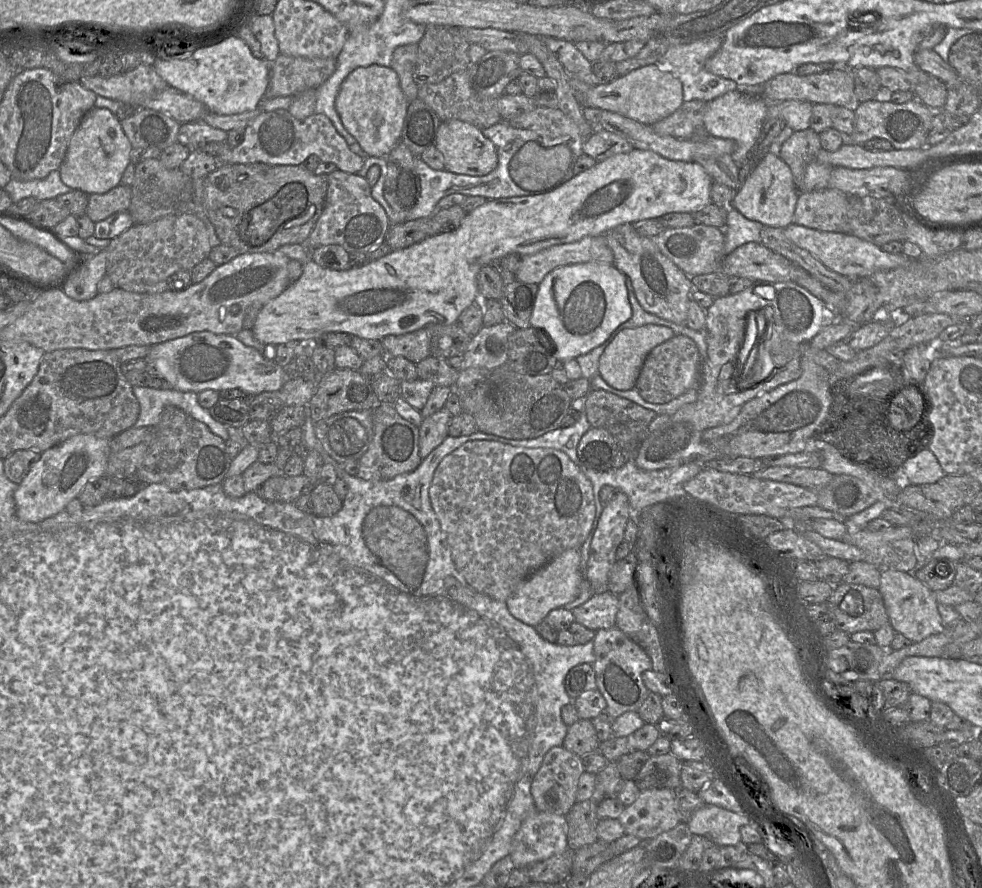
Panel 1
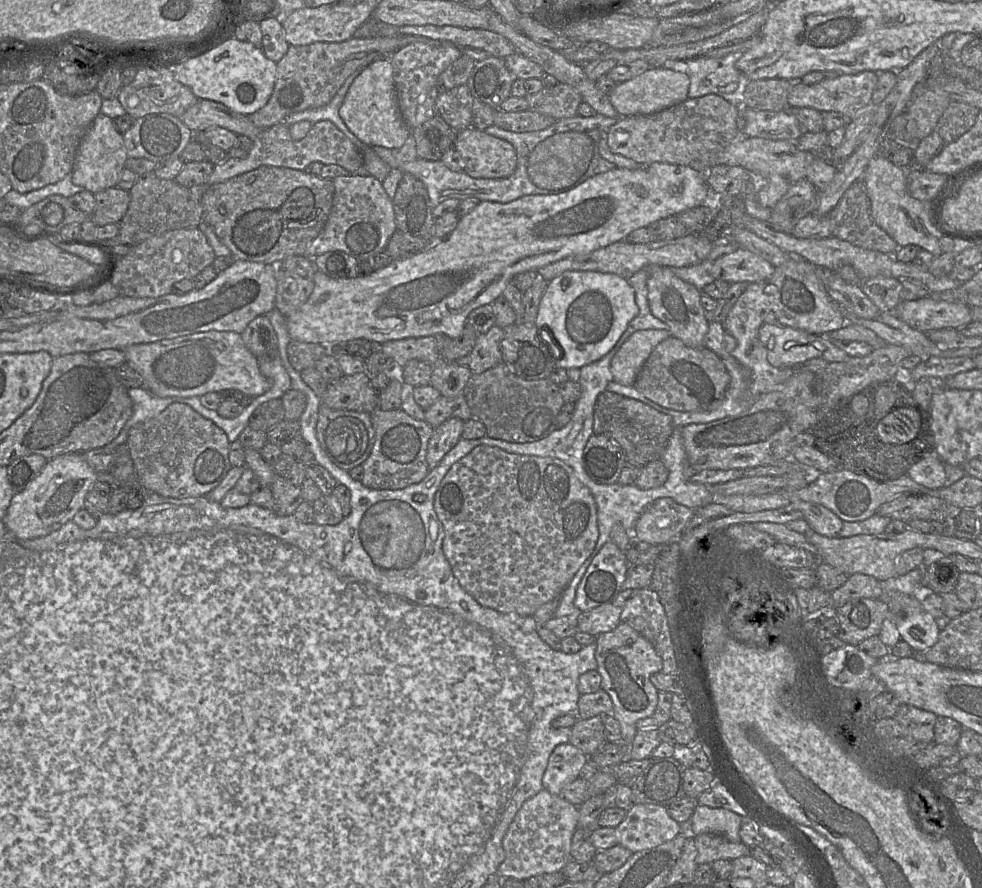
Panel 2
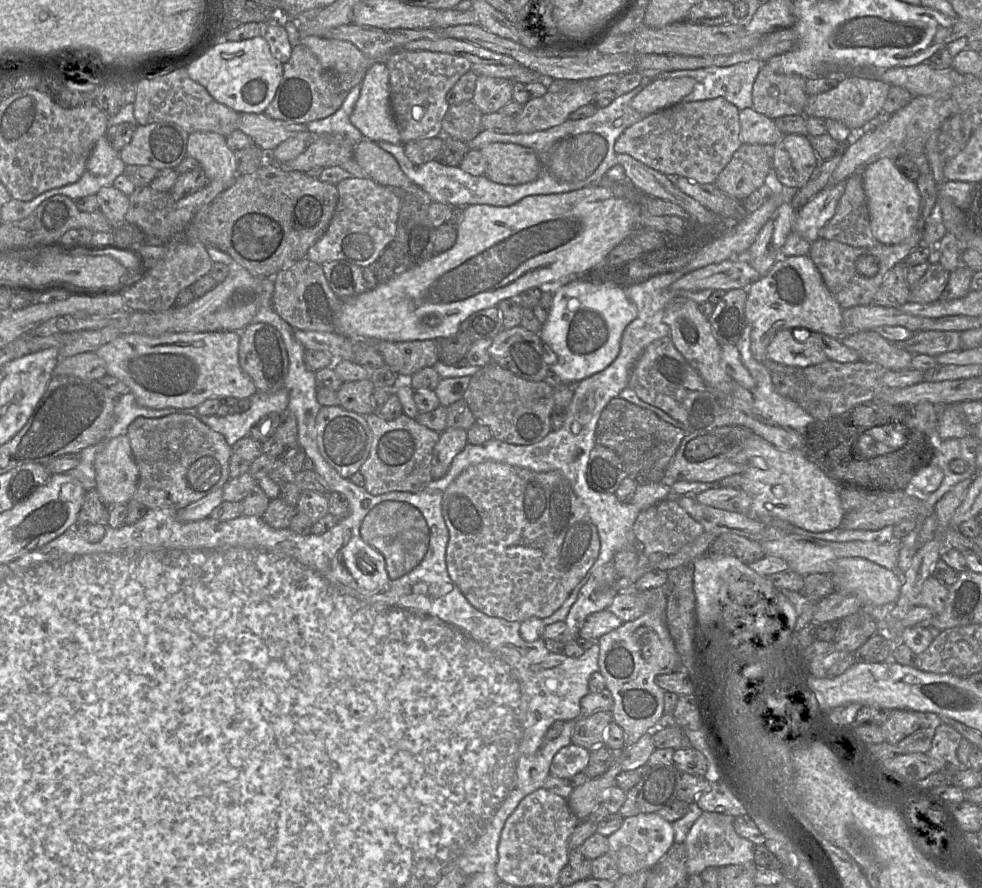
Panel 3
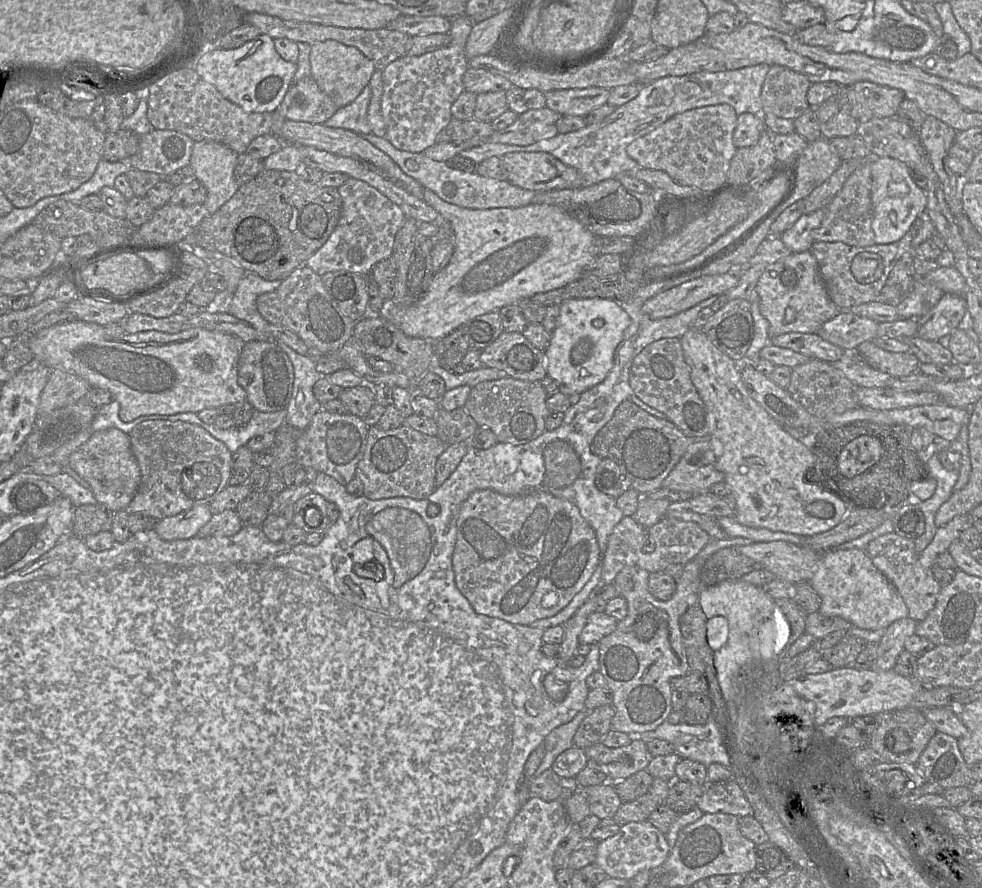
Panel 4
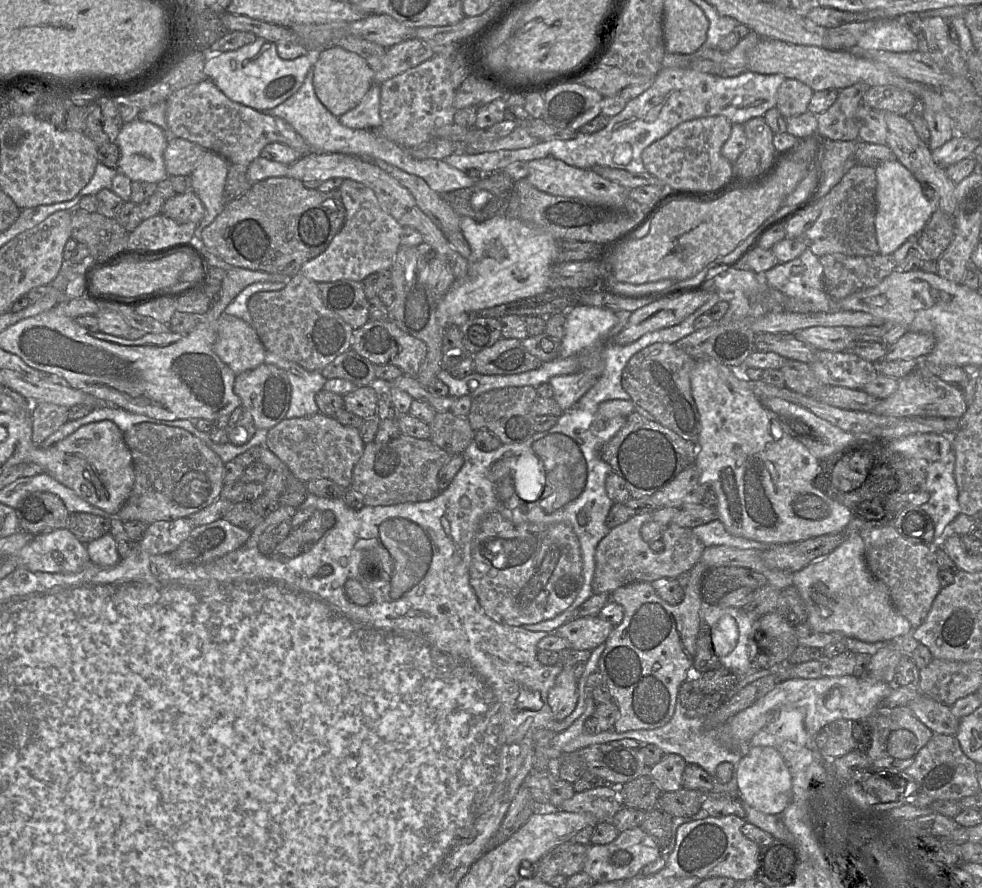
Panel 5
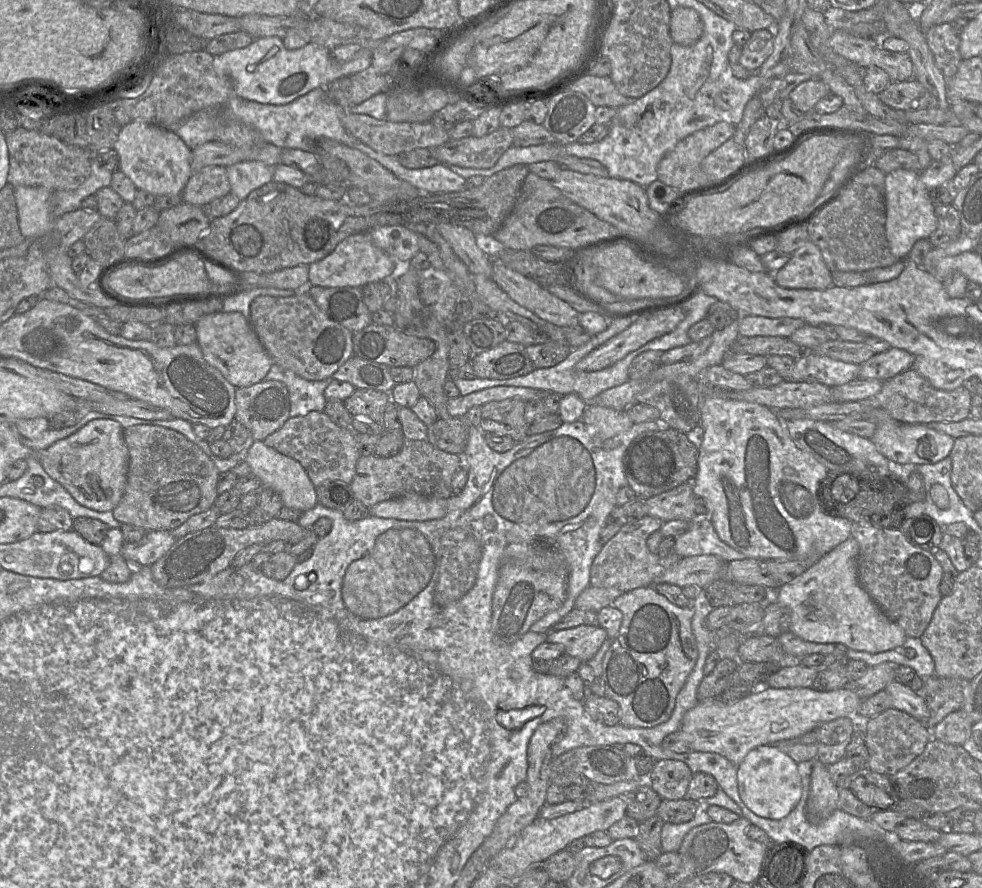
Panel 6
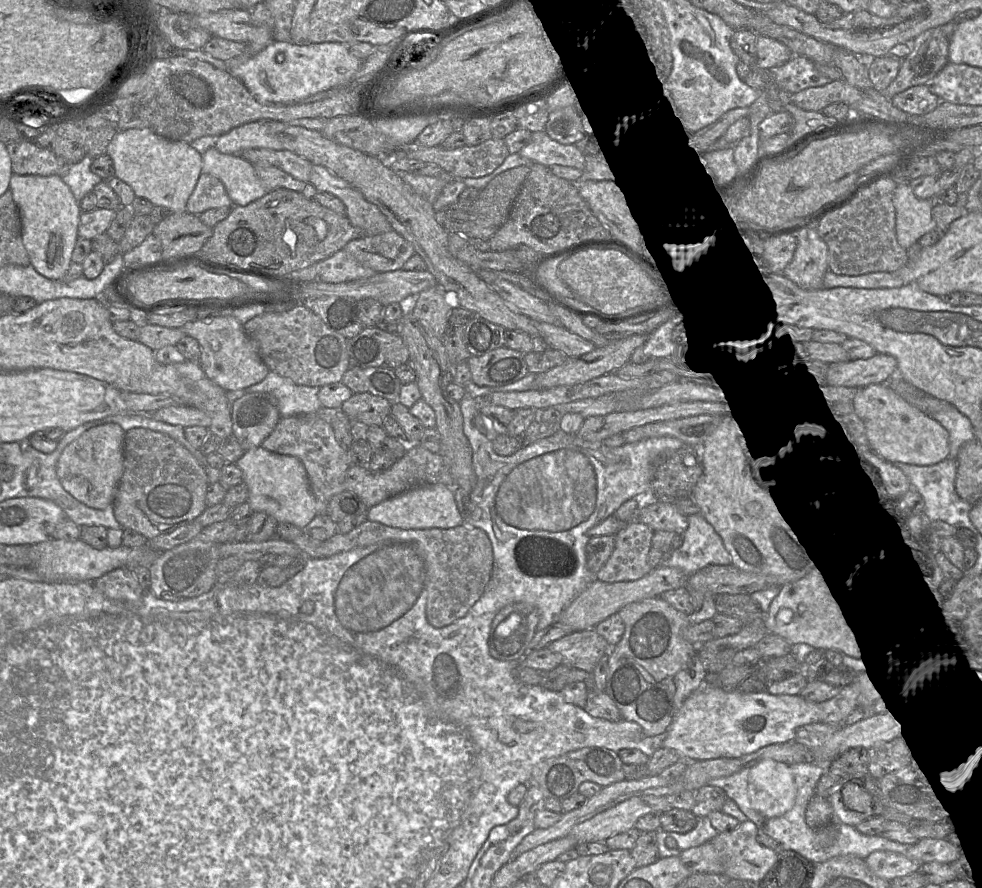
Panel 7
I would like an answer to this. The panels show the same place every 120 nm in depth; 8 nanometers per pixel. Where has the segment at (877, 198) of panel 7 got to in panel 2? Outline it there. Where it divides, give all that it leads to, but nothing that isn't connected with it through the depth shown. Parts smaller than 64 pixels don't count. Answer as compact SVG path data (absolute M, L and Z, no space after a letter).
M863 180L855 181L850 185L836 207L829 213L829 217L832 225L832 236L836 238L862 248L890 255L893 255L899 248L896 241L875 223L871 214L871 201Z

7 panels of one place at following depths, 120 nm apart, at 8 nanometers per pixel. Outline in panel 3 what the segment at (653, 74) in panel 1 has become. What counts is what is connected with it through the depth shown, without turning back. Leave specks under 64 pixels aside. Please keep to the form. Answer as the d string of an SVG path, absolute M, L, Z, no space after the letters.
M691 77L652 79L633 97L631 107L643 115L654 113L682 101L694 86Z

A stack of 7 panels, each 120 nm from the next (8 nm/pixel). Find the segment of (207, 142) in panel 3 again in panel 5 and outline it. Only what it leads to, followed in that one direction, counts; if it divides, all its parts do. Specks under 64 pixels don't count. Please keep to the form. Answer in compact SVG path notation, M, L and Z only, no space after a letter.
M205 151L192 171L191 189L201 200L204 217L197 227L197 240L201 231L208 226L225 207L224 186L230 163L215 152Z

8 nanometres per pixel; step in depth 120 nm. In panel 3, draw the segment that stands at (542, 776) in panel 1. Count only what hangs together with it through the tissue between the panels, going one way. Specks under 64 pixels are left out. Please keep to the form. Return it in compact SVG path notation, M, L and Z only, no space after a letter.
M571 743L561 748L550 765L550 775L569 779L583 772L589 762L590 750Z

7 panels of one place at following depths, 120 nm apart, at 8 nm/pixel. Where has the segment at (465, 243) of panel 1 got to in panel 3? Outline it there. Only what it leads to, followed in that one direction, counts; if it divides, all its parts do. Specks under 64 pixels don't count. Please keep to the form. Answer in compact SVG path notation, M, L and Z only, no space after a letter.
M618 181L610 185L587 186L566 193L526 196L519 202L506 207L487 204L466 206L463 211L463 218L457 227L456 242L450 249L434 254L413 268L398 272L389 281L379 284L372 290L366 290L354 298L342 301L335 332L352 340L385 340L390 342L435 340L451 337L458 331L460 324L475 312L490 307L497 307L505 299L517 299L521 293L530 288L539 288L541 291L547 290L546 287L557 280L585 273L591 268L604 263L609 252L640 227L640 211L637 202L642 193L635 186L627 186L626 181Z

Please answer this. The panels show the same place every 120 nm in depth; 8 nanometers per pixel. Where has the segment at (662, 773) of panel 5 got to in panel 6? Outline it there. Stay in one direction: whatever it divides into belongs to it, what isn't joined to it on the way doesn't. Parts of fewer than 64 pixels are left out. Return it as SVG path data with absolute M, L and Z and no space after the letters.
M662 759L656 761L647 779L661 799L680 800L686 797L692 776L691 769L684 762Z

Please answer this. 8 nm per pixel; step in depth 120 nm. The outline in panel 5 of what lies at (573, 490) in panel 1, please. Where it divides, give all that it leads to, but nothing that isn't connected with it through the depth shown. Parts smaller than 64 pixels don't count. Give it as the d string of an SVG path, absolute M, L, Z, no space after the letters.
M500 513L485 516L472 540L470 584L486 614L496 622L523 626L550 620L565 611L575 600L583 585L583 562L579 540L564 523L514 524Z

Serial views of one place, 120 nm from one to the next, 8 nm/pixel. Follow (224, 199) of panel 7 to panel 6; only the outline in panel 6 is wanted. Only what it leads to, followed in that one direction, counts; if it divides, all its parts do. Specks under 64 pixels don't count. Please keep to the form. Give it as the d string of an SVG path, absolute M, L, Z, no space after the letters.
M208 166L192 173L183 192L182 201L202 207L231 192L226 167Z

